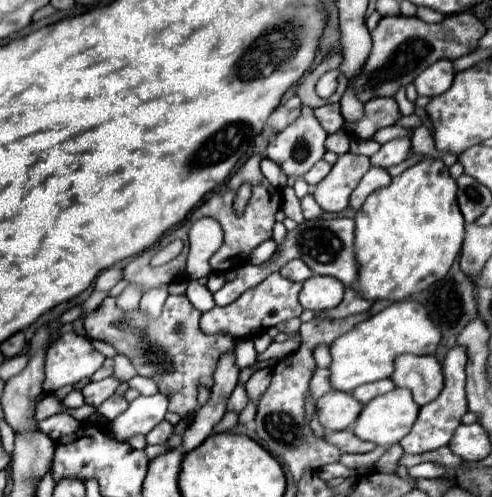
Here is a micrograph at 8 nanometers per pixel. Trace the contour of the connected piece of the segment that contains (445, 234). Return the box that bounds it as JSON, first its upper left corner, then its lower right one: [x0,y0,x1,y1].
[354,158,466,300]

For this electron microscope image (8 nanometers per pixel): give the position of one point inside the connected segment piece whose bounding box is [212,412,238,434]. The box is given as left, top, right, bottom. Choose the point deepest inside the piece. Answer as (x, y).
(229, 421)

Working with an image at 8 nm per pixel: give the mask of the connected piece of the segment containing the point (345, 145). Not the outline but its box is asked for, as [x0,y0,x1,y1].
[325,130,350,155]

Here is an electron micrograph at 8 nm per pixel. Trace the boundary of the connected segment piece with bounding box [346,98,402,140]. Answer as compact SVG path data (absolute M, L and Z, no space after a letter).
M374 98L364 104L362 120L346 124L346 130L352 136L370 140L374 136L374 132L378 132L378 128L392 126L398 118L402 118L402 116L398 112L398 104L394 98Z

